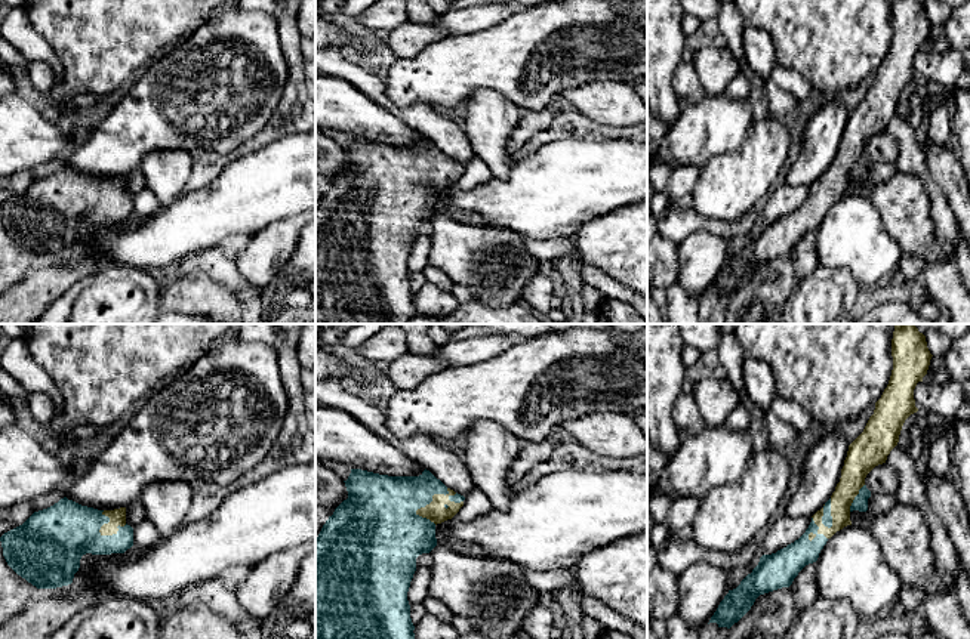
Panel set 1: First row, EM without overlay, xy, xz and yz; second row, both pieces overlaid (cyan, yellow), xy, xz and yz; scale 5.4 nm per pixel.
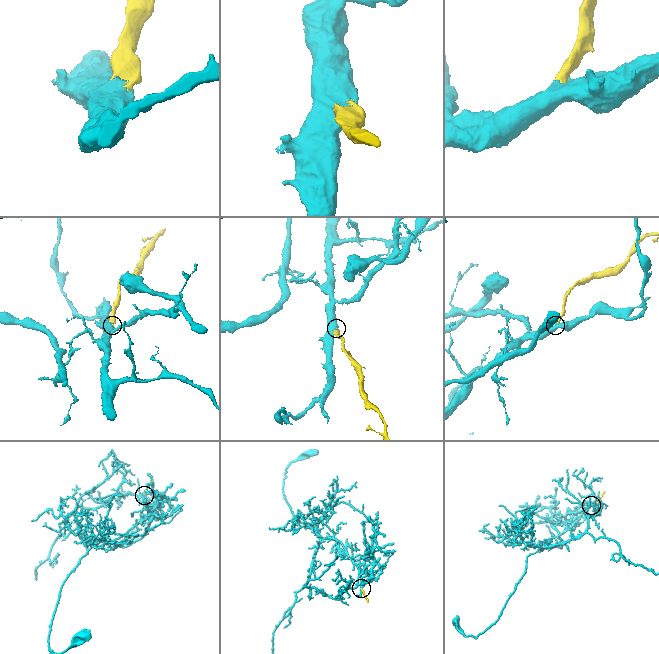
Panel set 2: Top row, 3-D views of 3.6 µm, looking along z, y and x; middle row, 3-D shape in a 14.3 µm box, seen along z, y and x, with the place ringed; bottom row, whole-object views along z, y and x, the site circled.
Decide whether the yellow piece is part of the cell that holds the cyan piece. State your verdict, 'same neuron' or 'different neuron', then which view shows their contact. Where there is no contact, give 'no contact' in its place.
same neuron; contact in xz

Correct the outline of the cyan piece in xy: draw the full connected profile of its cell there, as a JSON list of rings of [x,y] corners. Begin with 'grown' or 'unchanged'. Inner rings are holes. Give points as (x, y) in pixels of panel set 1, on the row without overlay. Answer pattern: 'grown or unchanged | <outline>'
grown | [[[67,166],[34,180],[22,194],[0,206],[7,234],[37,257],[56,257],[73,251],[86,222],[124,222],[133,214],[133,197],[126,192],[126,176],[98,179]]]

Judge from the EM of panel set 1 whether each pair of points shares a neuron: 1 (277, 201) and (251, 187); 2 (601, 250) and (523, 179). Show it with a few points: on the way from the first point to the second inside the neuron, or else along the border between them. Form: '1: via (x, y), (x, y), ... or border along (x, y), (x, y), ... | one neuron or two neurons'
1: via (271, 195), (264, 188), (256, 188) | one neuron
2: border along (609, 213), (587, 221), (573, 237) | two neurons

